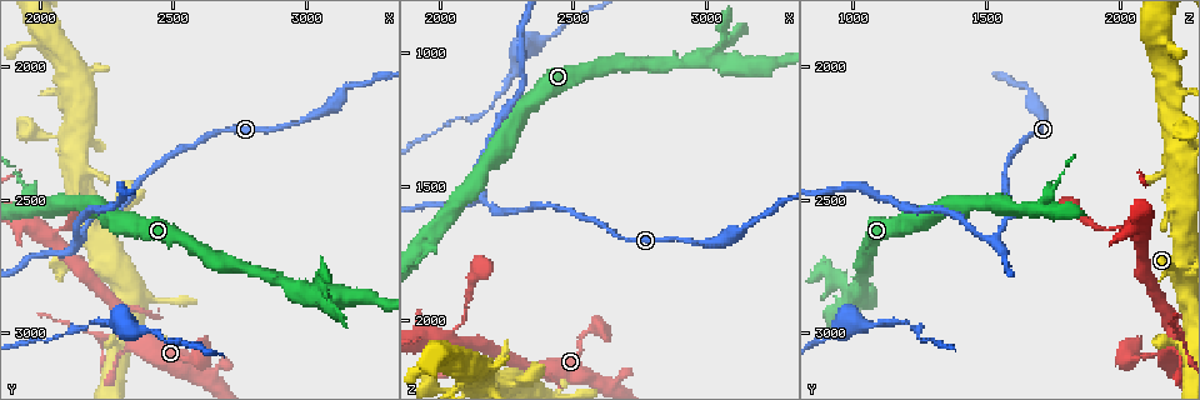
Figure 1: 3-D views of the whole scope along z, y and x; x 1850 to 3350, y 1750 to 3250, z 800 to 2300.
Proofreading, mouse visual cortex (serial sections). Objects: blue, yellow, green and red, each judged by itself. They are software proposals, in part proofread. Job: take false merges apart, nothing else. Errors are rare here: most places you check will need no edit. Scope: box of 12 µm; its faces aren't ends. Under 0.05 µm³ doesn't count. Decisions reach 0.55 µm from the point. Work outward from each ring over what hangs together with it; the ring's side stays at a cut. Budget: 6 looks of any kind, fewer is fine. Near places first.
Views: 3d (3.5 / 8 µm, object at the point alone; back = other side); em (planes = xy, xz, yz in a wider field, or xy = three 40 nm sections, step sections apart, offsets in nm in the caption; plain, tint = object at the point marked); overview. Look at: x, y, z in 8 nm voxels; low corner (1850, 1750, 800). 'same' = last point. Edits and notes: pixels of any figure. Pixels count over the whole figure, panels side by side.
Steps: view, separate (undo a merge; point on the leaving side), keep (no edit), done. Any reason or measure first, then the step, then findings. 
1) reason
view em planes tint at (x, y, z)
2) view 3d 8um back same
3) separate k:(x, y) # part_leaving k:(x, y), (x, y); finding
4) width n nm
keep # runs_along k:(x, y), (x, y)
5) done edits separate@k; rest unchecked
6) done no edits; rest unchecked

three arms meet
view 3d 8um back at (2150, 2660, 1530)

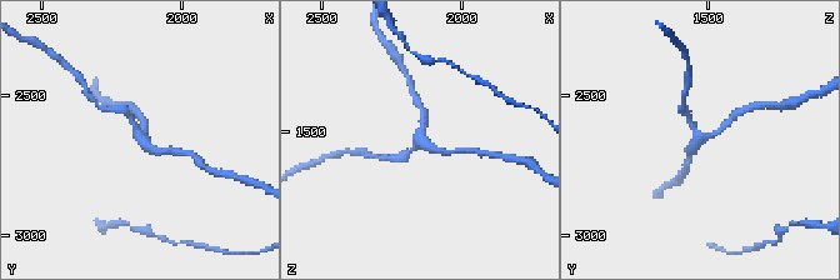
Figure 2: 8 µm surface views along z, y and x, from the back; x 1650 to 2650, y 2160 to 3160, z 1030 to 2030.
arms 3; arm_widths 200, 200, 250 nm
view em xy step 1 tint at (2150, 2660, 1530)

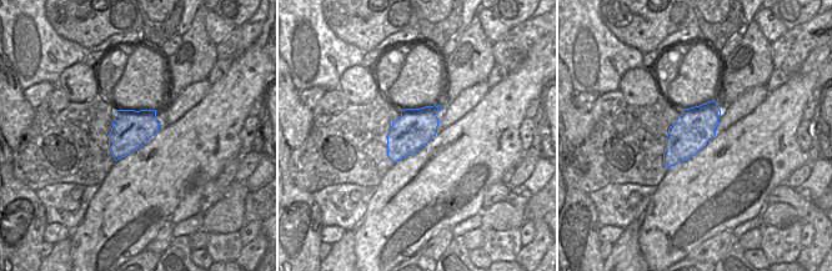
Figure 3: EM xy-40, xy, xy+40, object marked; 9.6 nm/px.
keep # runs_along 2:(401, 156), (420, 140), (423, 111); one cell here

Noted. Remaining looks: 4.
a fork
view 3d 3.5um back at (1960, 2540, 1670)

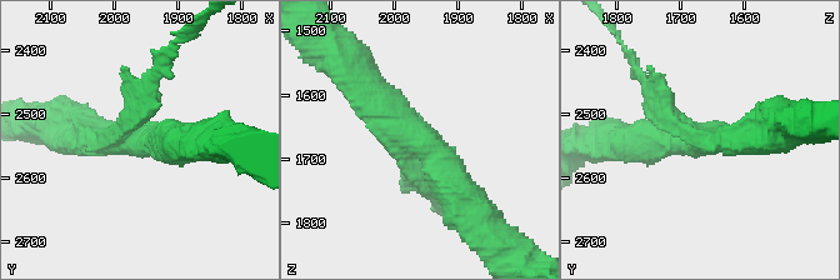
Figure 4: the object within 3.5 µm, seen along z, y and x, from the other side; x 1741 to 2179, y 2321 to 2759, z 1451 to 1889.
arms 3; arm_widths 250, 400, 400 nm; shape alone is not enough
view em xy step 5 tint at (1965, 2545, 1665)

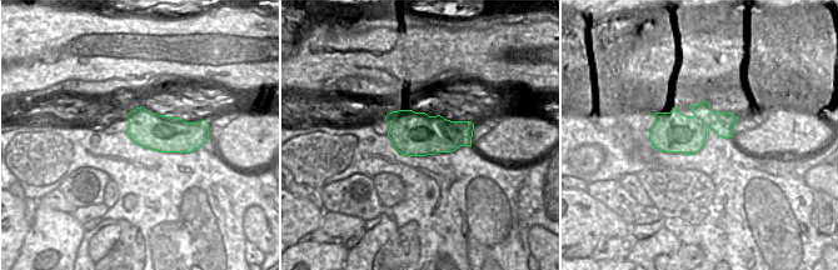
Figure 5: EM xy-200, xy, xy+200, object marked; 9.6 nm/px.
separate 4:(144, 104) # part_leaving 4:(131, 128), (178, 39); two cells meet here

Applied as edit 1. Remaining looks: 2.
view overview

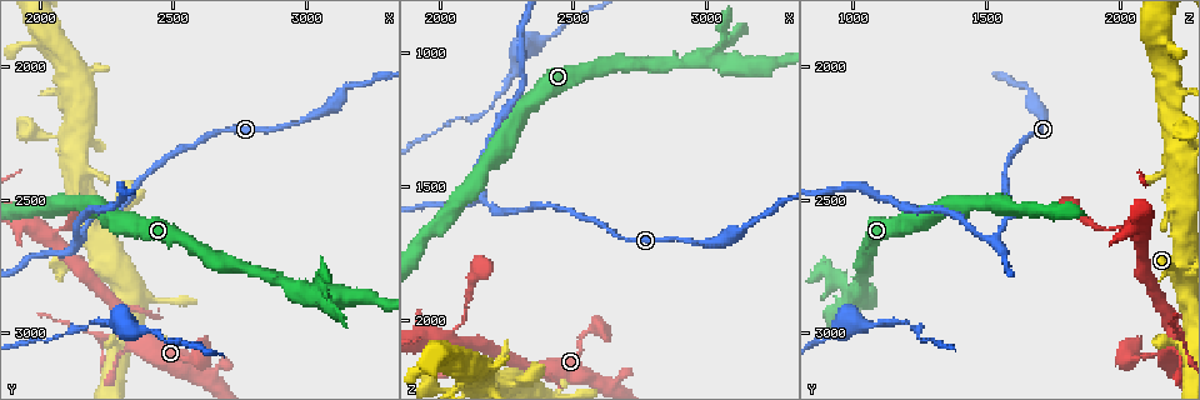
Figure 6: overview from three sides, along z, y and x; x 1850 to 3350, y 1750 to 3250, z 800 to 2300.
thin arm on a thick one
view 3d 3.5um at (3030, 2860, 1040)

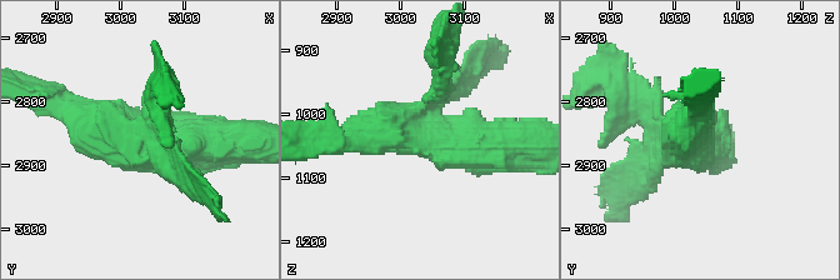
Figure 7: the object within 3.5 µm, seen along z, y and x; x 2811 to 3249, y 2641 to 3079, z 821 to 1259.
keep # runs_along 7:(50, 99), (139, 145), (196, 141); continuous, no second cell

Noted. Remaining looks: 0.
done edits separate@4; rest unchecked

